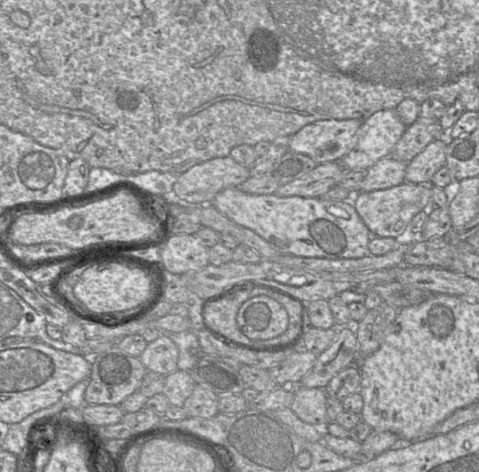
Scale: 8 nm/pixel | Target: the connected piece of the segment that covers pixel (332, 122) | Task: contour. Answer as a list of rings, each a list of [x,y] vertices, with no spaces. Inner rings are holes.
[[[326,119],[307,124],[290,137],[289,151],[305,154],[317,164],[340,161],[354,147],[363,121]]]

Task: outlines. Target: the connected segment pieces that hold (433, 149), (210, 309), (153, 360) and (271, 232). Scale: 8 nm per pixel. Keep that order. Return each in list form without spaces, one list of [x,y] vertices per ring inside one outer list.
[[[447,135],[438,136],[408,164],[405,182],[430,185],[433,175],[446,165]]]
[[[241,290],[209,303],[204,310],[207,326],[233,343],[245,345],[252,342],[239,330],[236,316],[242,303],[254,295],[251,290]]]
[[[167,333],[149,342],[139,357],[148,371],[167,376],[178,369],[179,350]]]
[[[230,187],[220,191],[211,204],[230,220],[274,245],[281,254],[327,259],[357,259],[371,255],[368,244],[372,235],[351,201],[253,195],[239,187]]]

